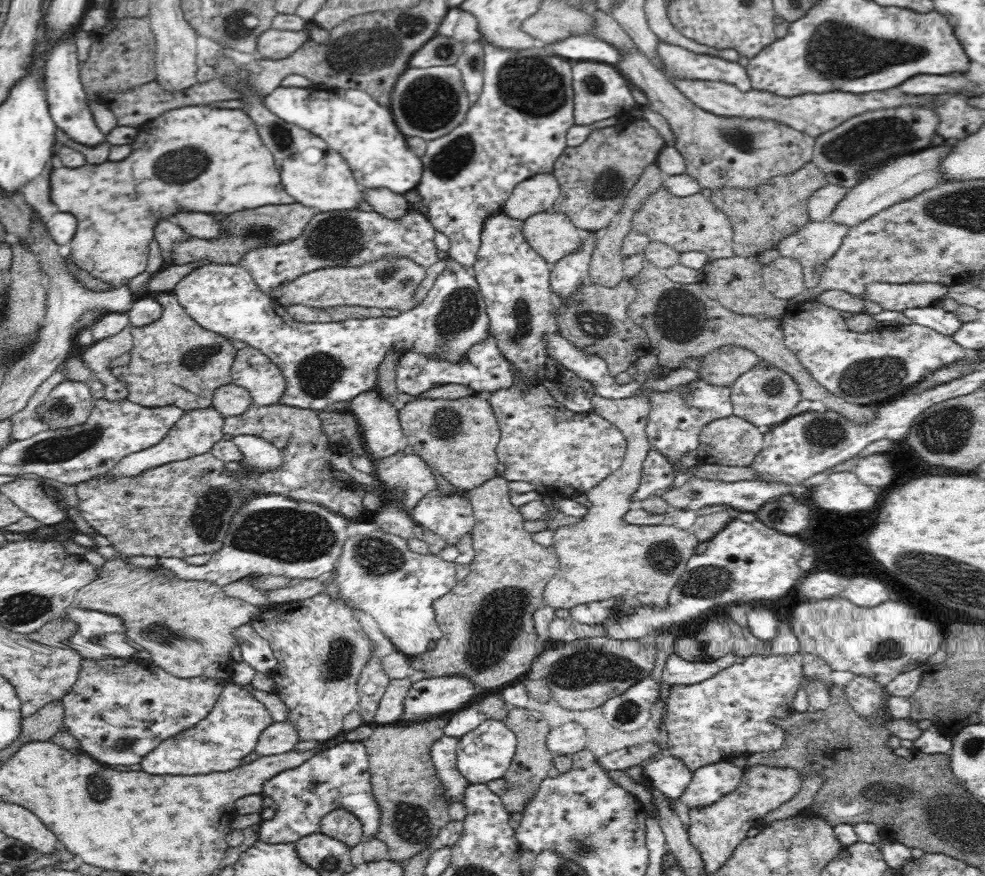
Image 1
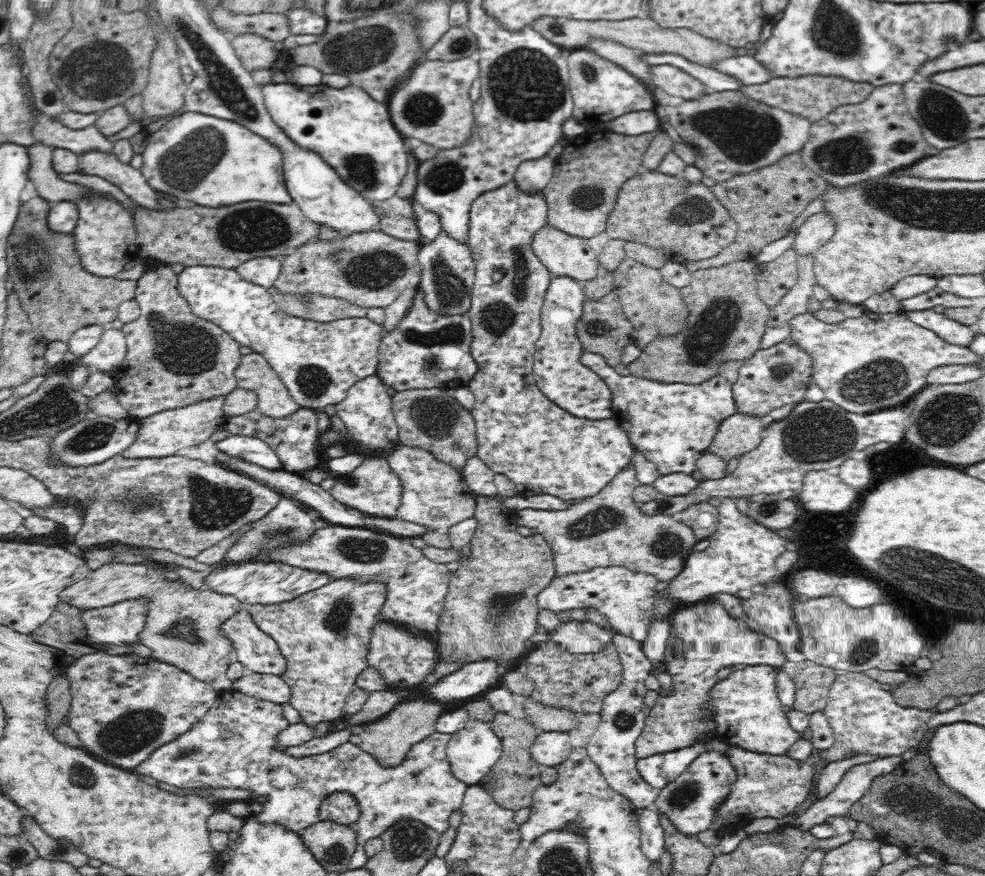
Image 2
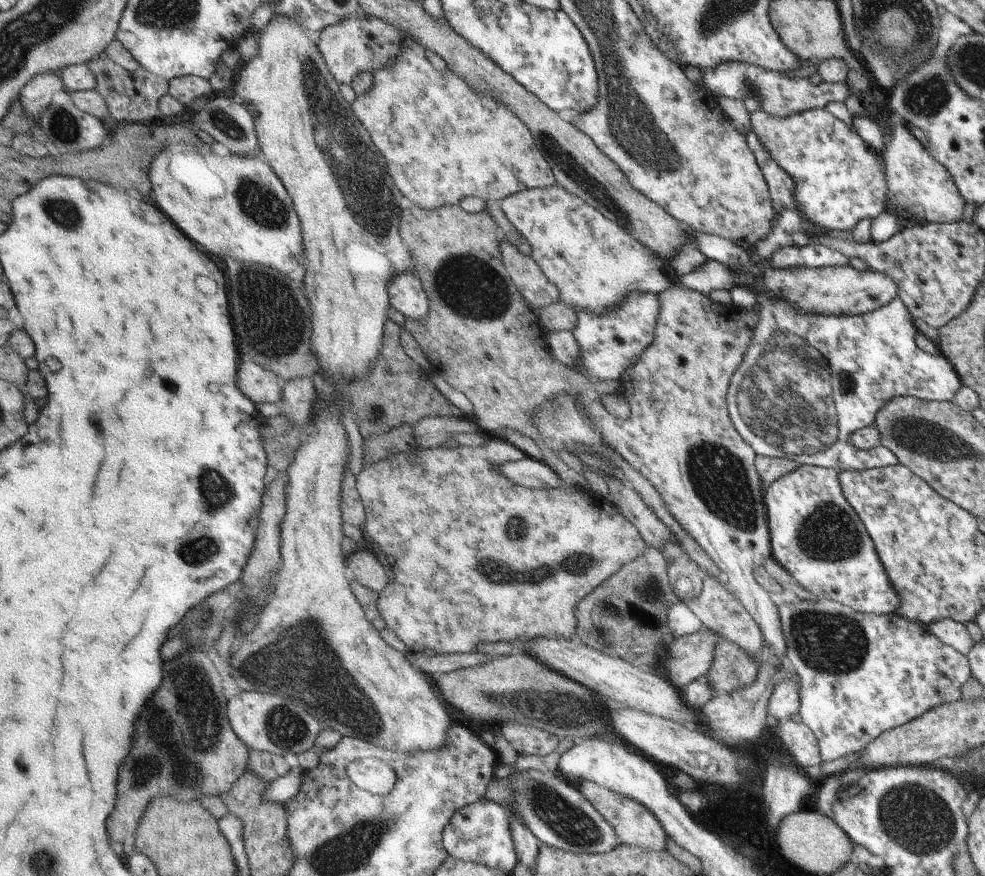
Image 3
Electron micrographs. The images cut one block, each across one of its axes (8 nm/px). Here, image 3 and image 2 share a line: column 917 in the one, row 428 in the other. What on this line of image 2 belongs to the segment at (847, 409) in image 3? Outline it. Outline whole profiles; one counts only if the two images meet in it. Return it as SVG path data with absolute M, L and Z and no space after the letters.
M377 374L355 382L348 390L346 398L336 407L337 416L342 418L344 424L348 426L354 440L362 444L360 448L368 446L368 448L386 450L400 444L399 430L392 408L392 397L388 394L388 386Z

